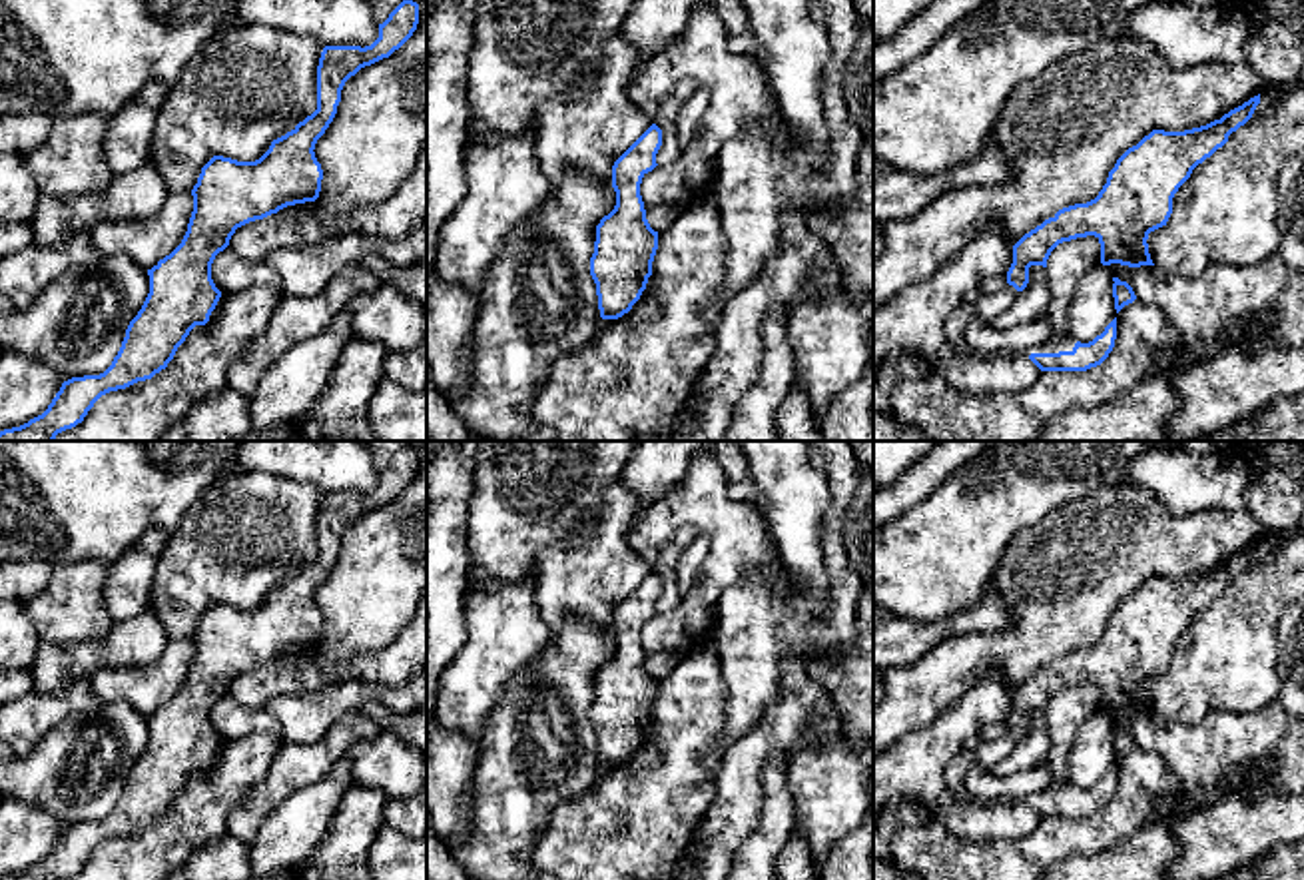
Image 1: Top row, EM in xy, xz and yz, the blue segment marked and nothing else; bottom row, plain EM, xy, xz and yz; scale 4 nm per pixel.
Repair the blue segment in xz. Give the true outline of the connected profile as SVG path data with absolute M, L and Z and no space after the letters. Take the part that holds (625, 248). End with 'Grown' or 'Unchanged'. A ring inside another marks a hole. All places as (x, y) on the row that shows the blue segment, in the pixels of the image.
M652 124L612 166L616 206L596 225L590 257L602 319L628 313L652 275L658 231L646 220L640 184L658 166L660 146L662 130Z. Unchanged

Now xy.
M403 0L379 24L379 38L371 46L325 46L317 66L317 110L311 116L273 140L255 162L213 156L191 190L187 231L169 255L148 269L150 293L112 365L100 375L64 381L42 415L0 431L0 441L54 441L82 423L102 395L165 369L189 331L209 321L221 297L211 279L215 255L229 245L237 227L319 198L323 170L313 150L337 114L345 82L399 50L417 24L419 4Z. Unchanged

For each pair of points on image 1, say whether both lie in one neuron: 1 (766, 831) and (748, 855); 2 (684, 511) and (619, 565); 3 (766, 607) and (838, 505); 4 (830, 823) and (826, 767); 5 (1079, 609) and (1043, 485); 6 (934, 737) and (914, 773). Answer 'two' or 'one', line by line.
1: one
2: two
3: one
4: one
5: two
6: one

